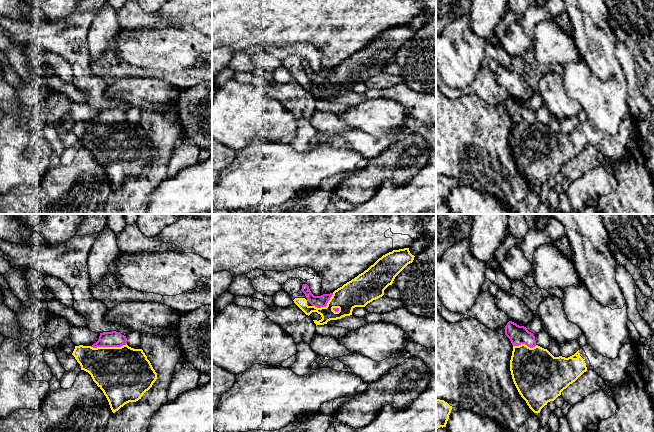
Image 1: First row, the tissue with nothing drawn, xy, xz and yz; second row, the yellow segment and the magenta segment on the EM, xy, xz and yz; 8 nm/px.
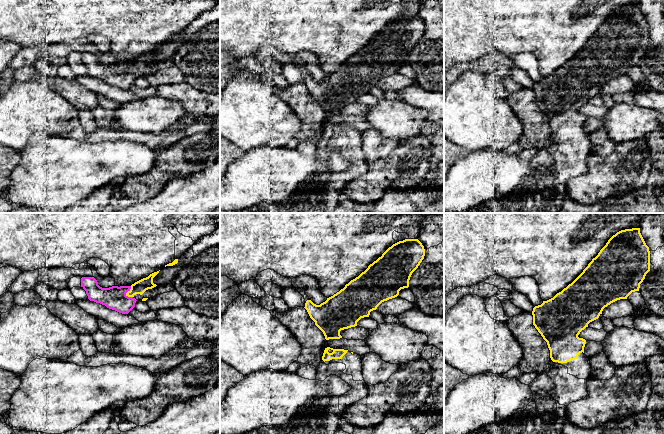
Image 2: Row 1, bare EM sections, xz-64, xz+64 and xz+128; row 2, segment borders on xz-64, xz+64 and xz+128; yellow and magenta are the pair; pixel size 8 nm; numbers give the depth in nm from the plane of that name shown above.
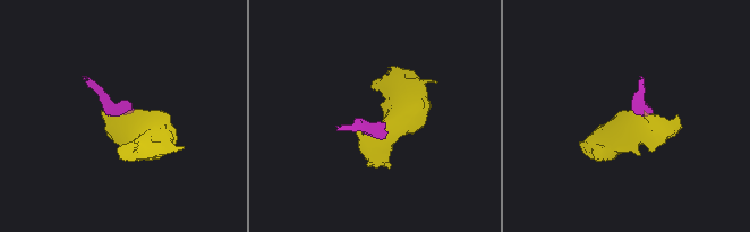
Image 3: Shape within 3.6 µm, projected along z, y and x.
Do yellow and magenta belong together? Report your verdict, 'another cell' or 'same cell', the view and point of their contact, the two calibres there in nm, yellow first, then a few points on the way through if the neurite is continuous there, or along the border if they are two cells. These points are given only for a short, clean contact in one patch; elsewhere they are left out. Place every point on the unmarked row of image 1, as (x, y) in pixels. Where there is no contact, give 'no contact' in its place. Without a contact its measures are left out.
another cell; contact xy (108, 123); calibres 440 and 130 nm; border xy (126, 119), (120, 122), (90, 122)

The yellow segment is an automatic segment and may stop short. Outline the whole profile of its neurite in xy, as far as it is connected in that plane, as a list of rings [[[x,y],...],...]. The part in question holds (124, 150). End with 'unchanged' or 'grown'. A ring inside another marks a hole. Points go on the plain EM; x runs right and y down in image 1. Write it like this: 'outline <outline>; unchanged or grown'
outline [[[75,122],[72,129],[103,167],[113,189],[129,178],[136,178],[157,155],[157,149],[142,125]]]; unchanged

